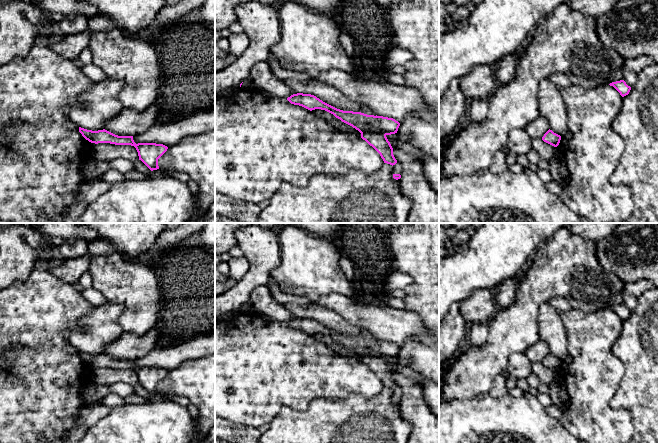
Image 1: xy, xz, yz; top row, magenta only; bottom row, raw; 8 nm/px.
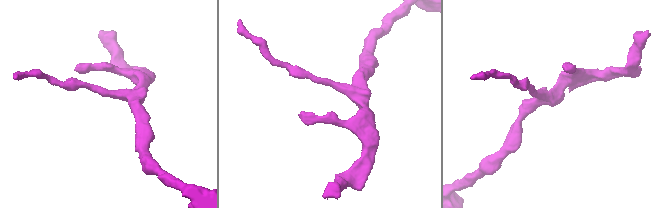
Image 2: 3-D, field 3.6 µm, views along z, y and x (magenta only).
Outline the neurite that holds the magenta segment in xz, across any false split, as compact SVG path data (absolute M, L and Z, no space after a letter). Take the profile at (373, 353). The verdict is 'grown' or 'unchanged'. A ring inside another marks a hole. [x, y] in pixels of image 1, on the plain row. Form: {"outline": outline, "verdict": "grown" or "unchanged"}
{"outline": "M297 317L288 321L287 324L291 328L302 330L310 335L321 333L333 338L342 346L358 354L361 357L361 362L380 378L384 387L392 390L397 387L393 379L393 372L386 361L397 357L400 347L395 343L361 336L343 335L311 318Z", "verdict": "unchanged"}

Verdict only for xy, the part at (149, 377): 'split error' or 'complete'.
complete

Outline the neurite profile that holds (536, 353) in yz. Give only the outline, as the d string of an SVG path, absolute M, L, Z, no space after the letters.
M539 339L534 345L526 350L525 354L533 363L542 363L549 354L549 348L546 342Z

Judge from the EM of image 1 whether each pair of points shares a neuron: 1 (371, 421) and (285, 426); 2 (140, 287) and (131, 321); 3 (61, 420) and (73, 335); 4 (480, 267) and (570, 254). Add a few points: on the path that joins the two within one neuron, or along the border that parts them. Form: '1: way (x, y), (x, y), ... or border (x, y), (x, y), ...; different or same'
1: way (350, 426), (306, 426); same
2: way (140, 295), (139, 313); same
3: border (78, 322), (67, 333), (67, 340), (78, 351); different
4: border (545, 242), (535, 252), (528, 265), (520, 273); different

